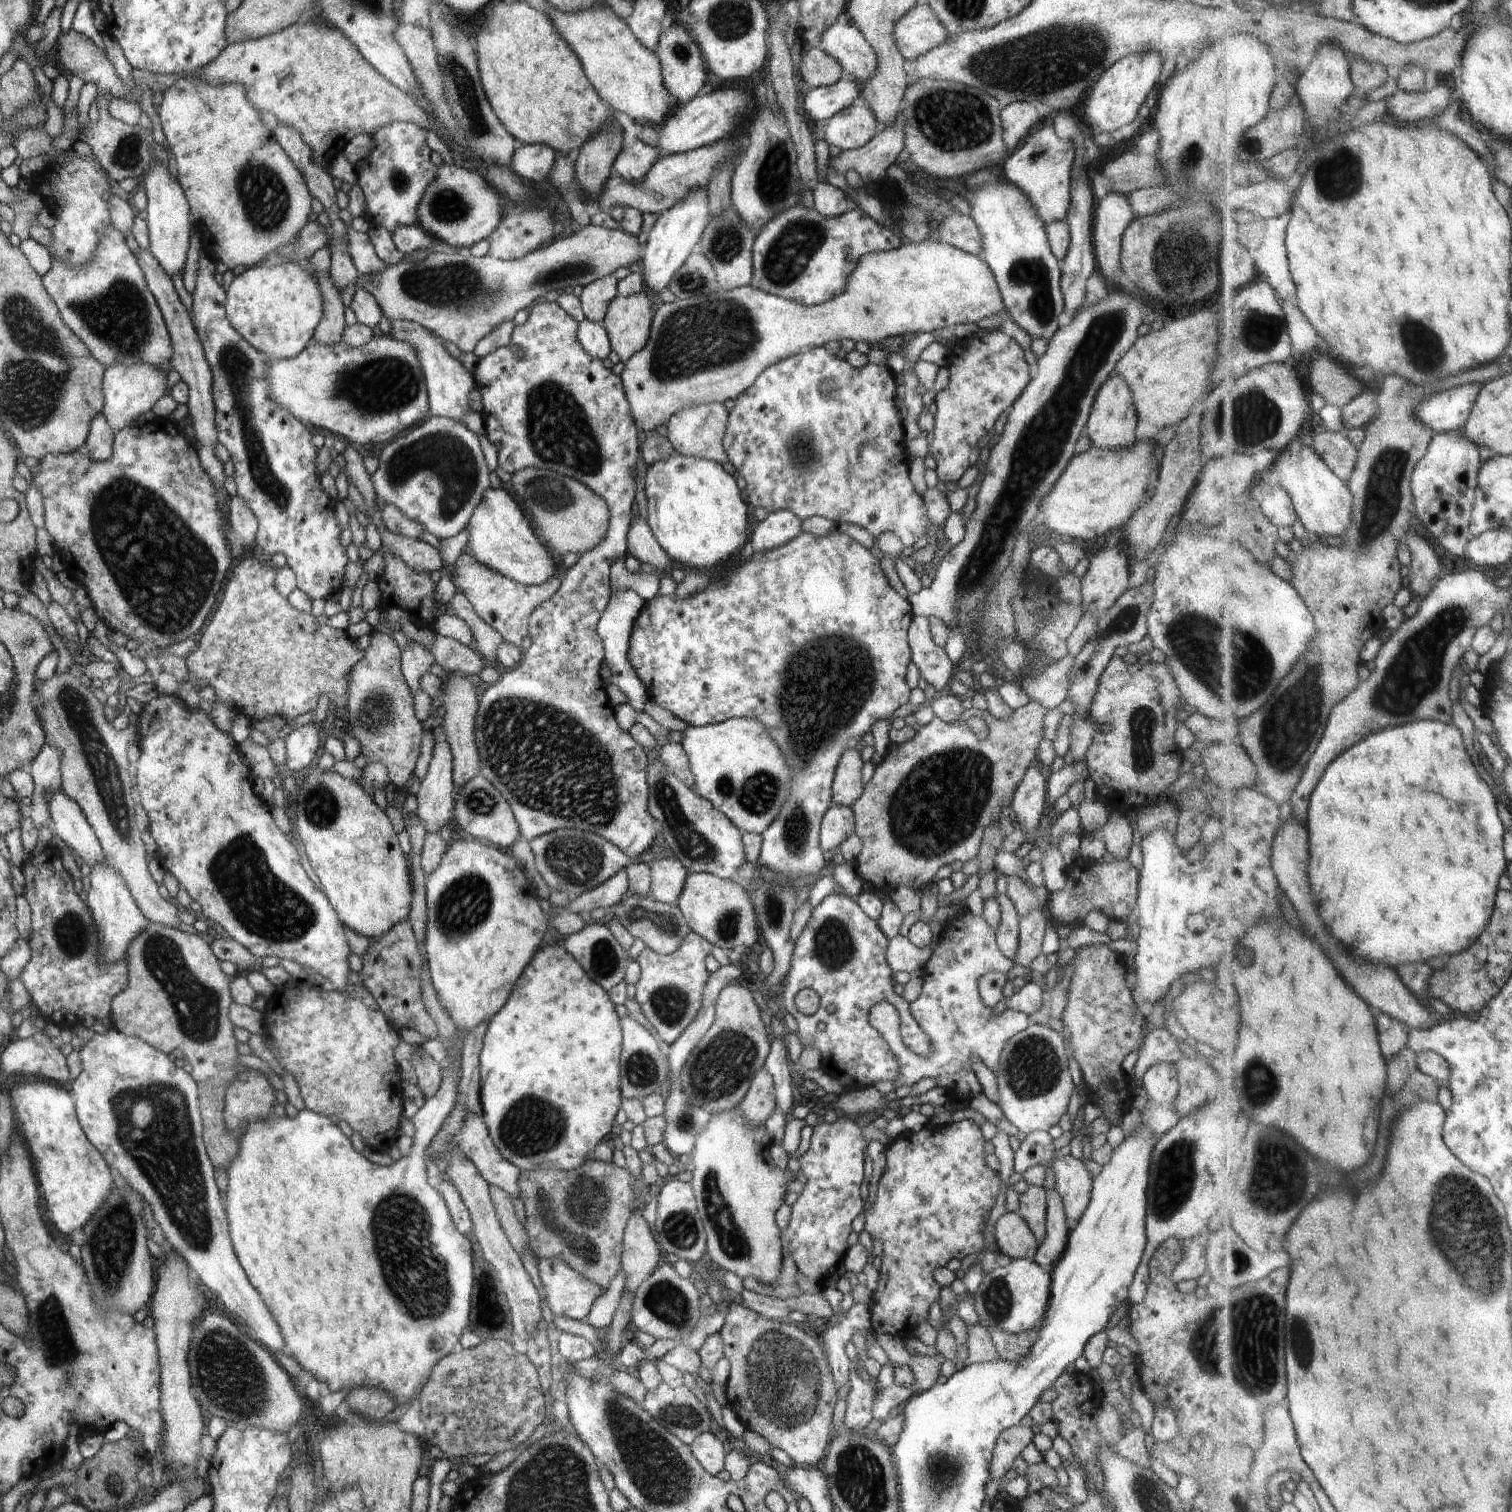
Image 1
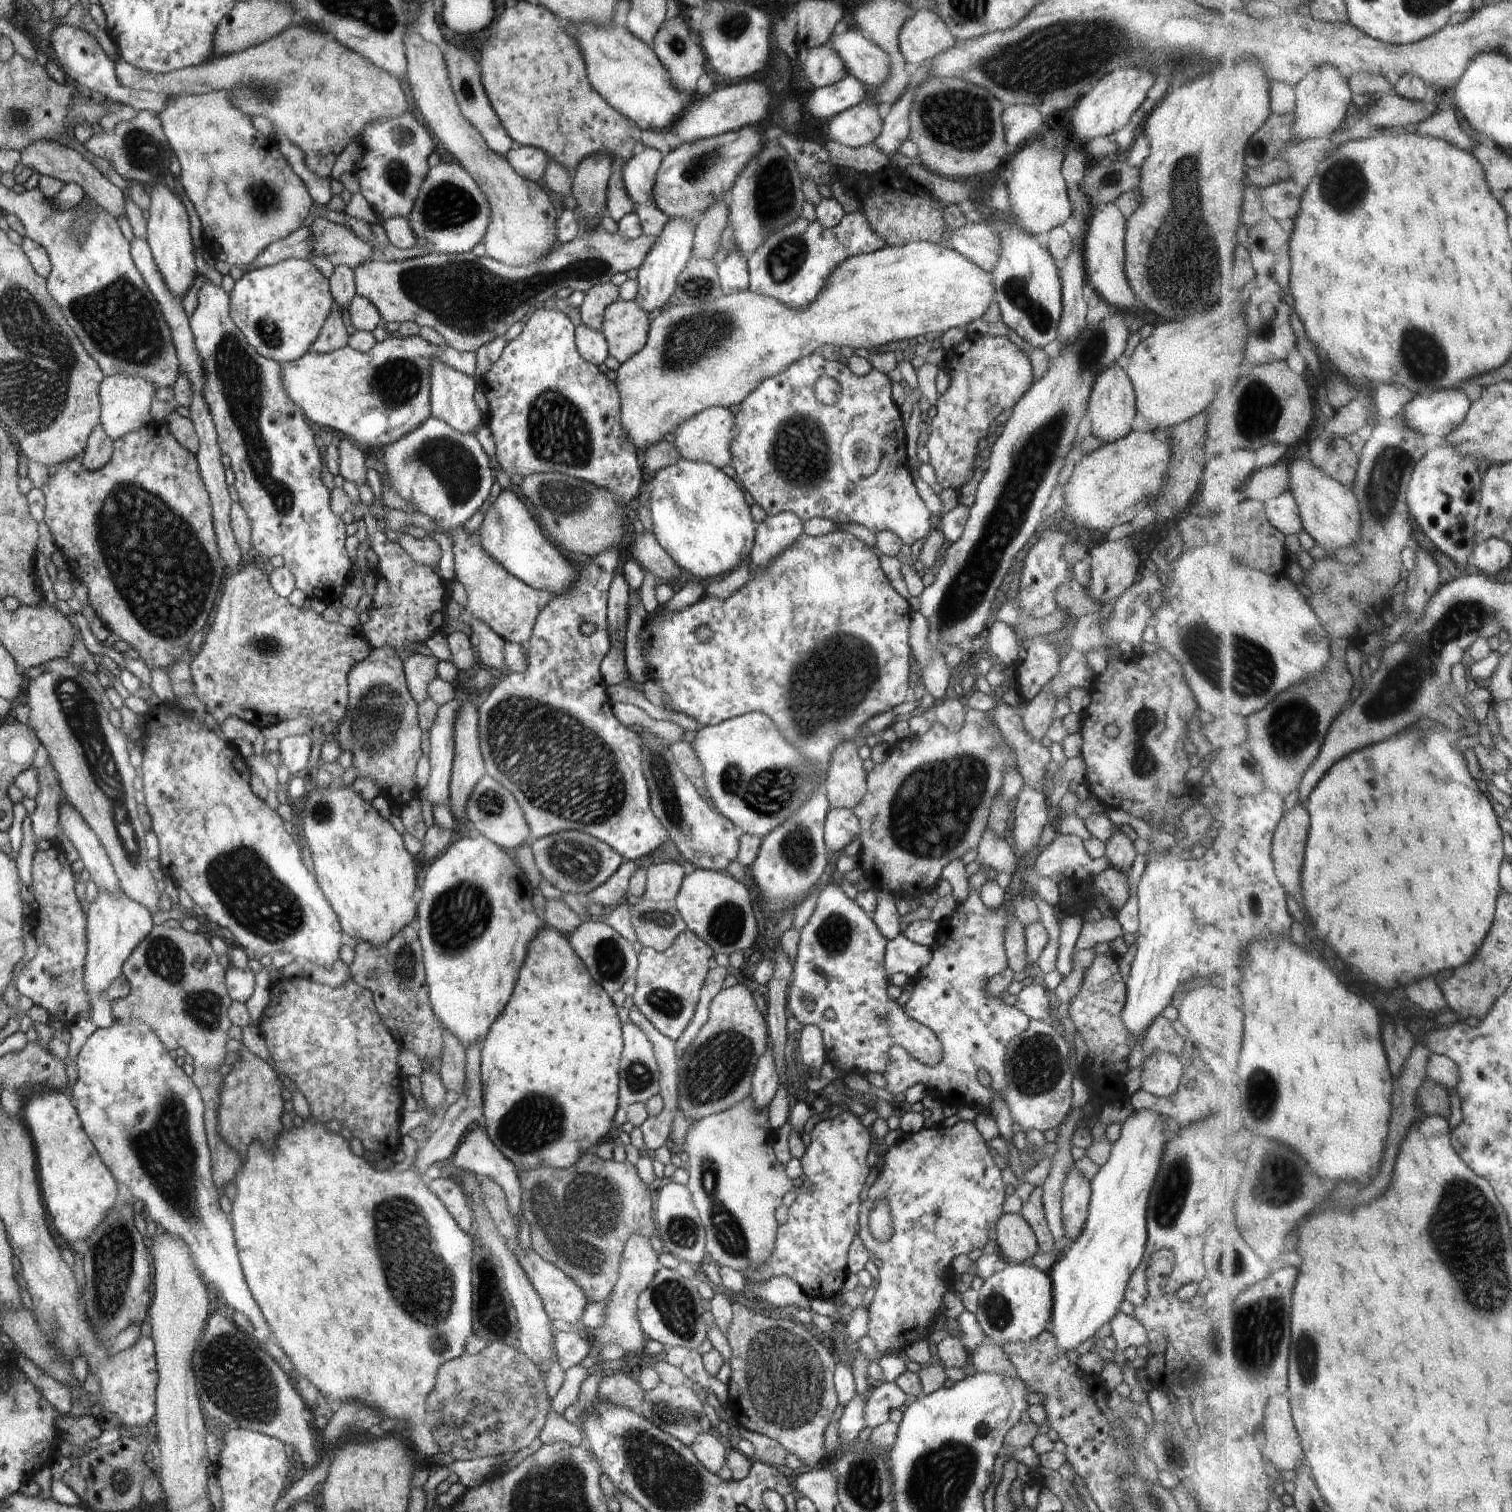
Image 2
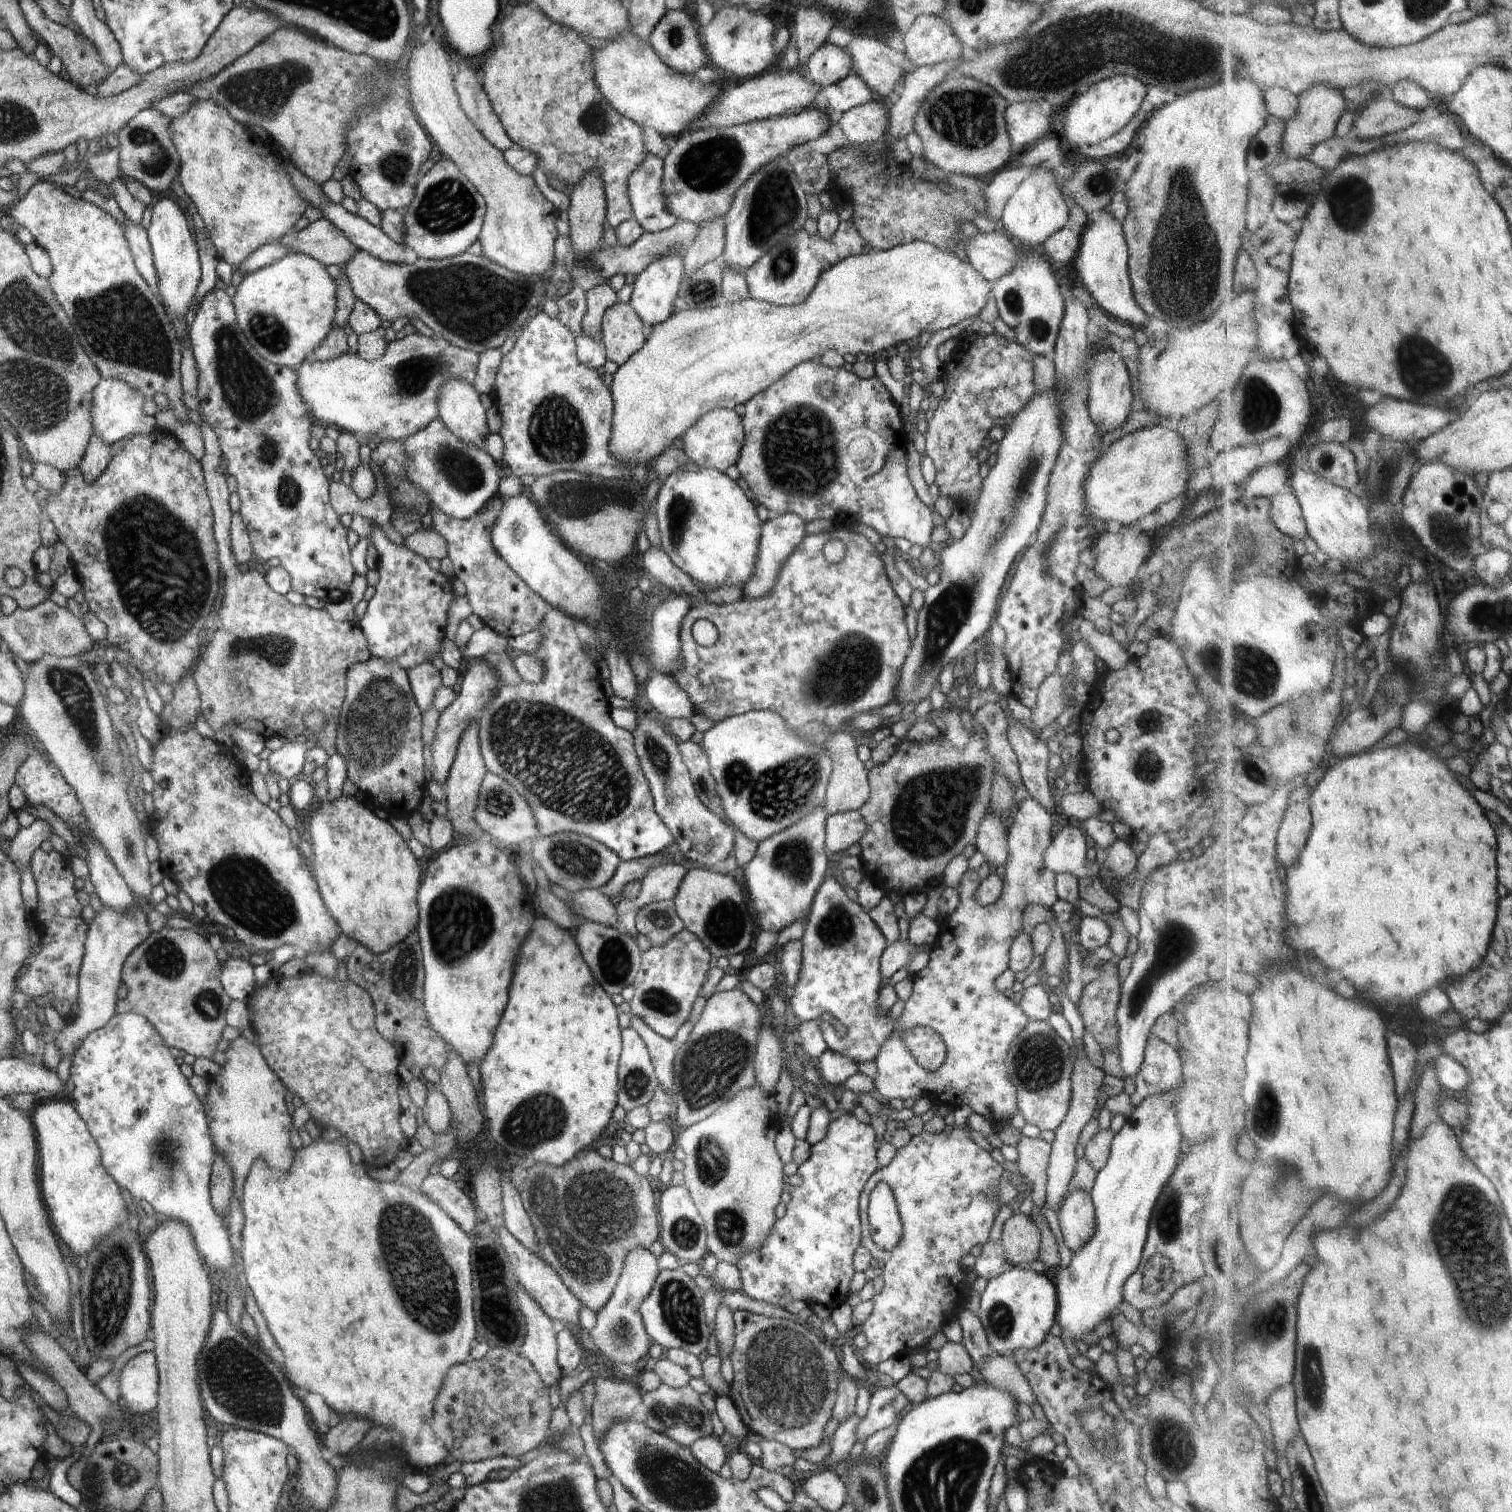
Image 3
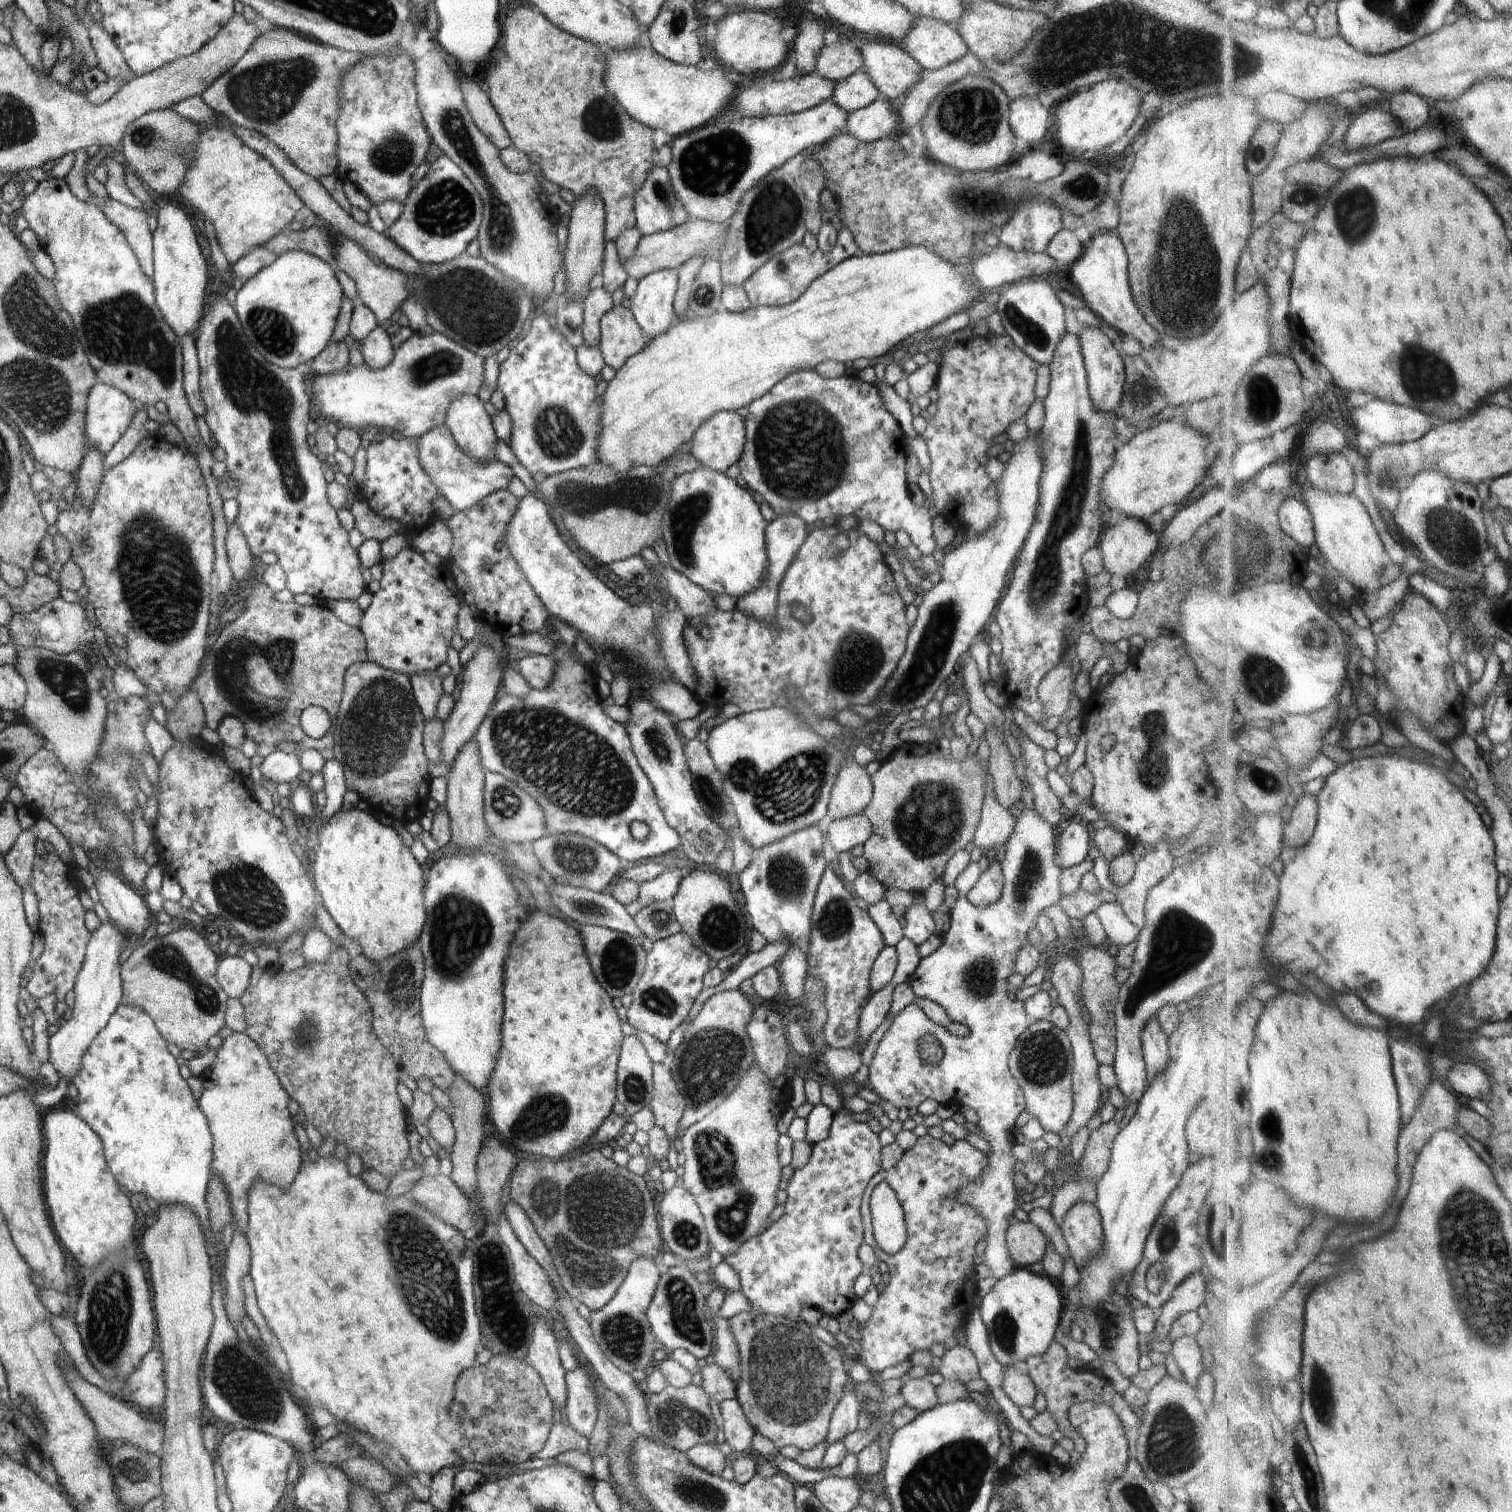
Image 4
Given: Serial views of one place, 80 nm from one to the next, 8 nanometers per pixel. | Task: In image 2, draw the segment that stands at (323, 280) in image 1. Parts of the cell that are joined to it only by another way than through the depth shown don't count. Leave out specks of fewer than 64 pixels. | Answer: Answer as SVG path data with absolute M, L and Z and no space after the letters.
M333 300L332 310L309 350L313 353L326 354L348 345L348 337L346 327L342 323L341 310Z

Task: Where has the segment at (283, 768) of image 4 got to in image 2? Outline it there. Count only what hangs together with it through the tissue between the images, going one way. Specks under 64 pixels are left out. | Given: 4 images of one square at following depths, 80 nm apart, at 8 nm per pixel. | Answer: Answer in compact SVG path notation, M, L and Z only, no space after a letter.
M311 734L294 735L279 739L278 758L282 758L282 764L286 766L290 775L301 775L306 772L310 749L314 740Z

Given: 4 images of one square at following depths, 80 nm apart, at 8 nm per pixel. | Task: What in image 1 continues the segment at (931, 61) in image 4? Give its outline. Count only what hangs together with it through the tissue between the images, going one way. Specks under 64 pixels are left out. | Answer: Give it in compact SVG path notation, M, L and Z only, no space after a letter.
M926 4L912 6L892 28L892 40L906 61L926 54L948 38L944 26Z

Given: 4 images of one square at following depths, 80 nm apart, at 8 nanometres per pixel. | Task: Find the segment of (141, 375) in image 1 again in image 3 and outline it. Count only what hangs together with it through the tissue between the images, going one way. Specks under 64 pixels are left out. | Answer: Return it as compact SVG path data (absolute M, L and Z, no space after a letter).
M102 379L92 392L92 430L104 444L111 446L134 434L149 434L157 430L157 423L148 416L143 406L146 398L142 392L128 386L124 380Z

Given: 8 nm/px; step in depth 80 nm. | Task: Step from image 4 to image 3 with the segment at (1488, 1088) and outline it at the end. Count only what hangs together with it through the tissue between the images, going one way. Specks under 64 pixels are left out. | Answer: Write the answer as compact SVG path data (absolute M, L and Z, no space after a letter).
M1442 1054L1436 1059L1436 1074L1440 1078L1443 1087L1455 1095L1466 1093L1466 1088L1472 1082L1470 1070L1449 1055Z

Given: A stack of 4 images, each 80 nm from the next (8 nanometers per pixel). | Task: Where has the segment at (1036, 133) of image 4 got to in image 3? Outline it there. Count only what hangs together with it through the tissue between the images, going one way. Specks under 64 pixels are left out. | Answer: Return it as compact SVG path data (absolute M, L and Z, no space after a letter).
M1018 102L1008 105L1004 114L1011 152L1015 158L1044 139L1052 119L1046 117L1036 102Z

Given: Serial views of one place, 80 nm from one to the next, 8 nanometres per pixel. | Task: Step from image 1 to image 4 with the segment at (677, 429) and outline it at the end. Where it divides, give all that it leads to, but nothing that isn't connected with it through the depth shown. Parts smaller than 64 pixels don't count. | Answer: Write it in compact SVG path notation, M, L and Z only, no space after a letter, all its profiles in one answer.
M736 411L716 412L708 420L704 420L704 424L700 424L700 428L694 432L690 441L692 441L690 454L696 461L703 467L724 473L733 464L738 464L742 457L746 443L744 419Z

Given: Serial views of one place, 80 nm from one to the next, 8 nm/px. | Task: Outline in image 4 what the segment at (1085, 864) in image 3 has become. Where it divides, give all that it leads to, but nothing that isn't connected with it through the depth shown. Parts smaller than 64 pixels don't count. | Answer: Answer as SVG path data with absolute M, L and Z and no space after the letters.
M1071 820L1066 829L1060 834L1059 848L1056 848L1054 860L1061 869L1081 864L1092 847L1090 829L1084 821Z

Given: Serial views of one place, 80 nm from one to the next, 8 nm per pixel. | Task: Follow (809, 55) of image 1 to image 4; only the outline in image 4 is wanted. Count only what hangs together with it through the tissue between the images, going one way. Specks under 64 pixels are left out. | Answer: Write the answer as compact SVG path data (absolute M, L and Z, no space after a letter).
M848 39L836 44L825 45L818 56L814 73L824 80L836 83L849 78L852 74L862 70L862 58L858 49Z

